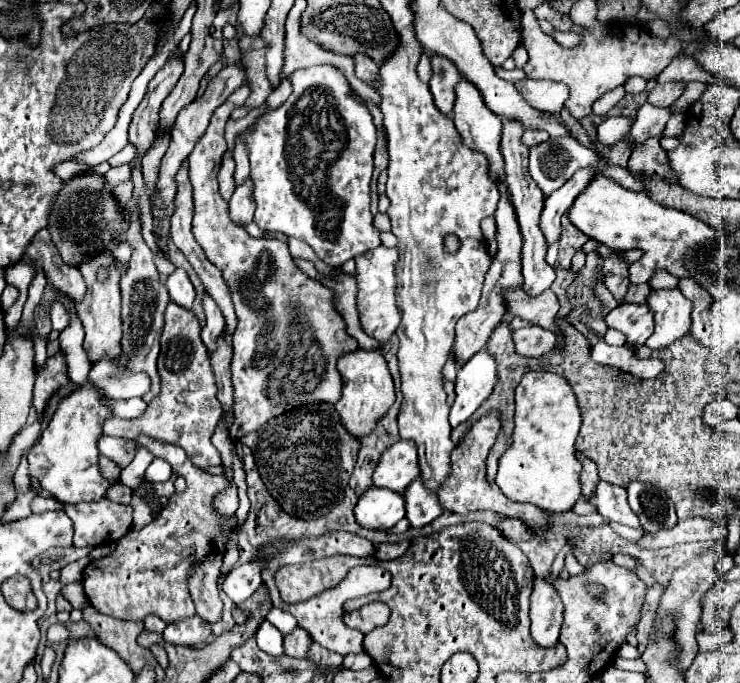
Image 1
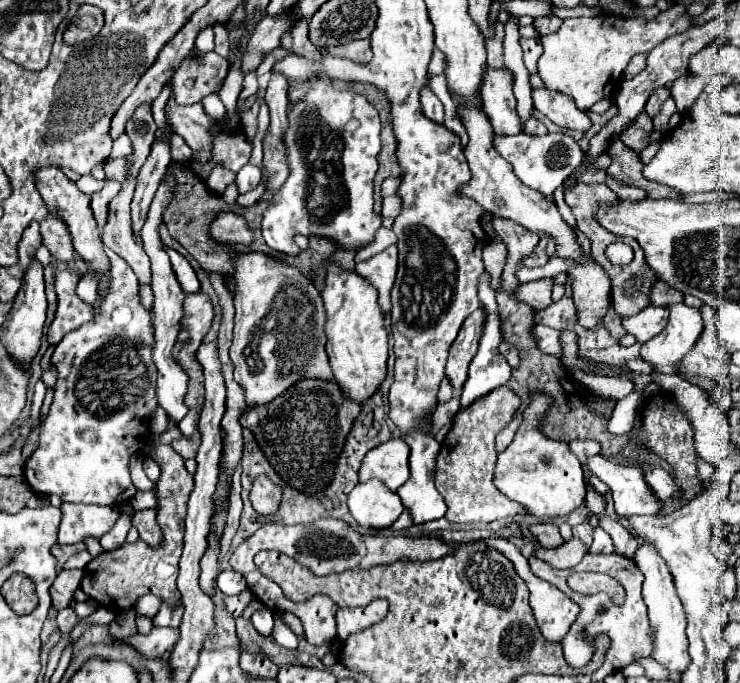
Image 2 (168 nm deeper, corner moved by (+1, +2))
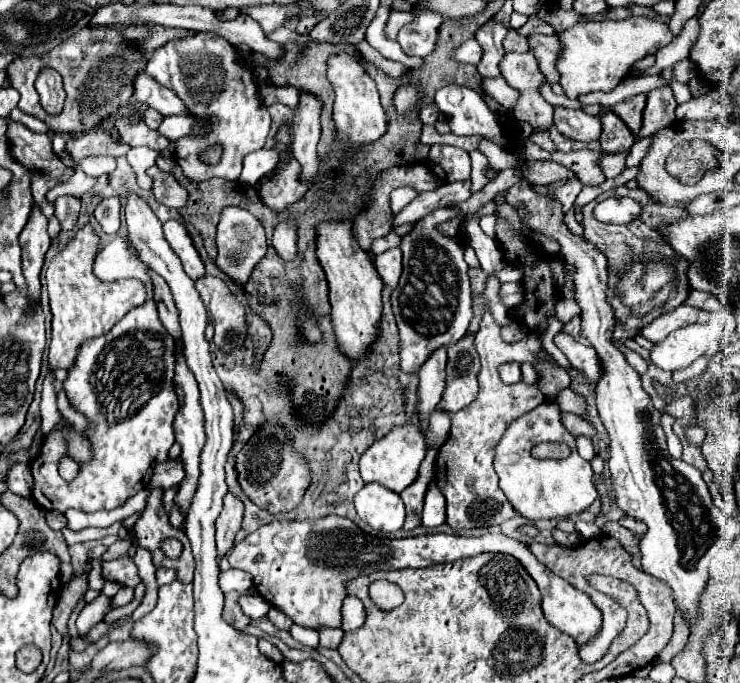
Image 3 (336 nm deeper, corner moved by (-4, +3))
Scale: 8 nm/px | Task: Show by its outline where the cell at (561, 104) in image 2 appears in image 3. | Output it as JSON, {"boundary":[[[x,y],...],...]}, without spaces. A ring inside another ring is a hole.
{"boundary":[[[555,108],[555,126],[557,130],[581,142],[595,142],[601,136],[601,120],[597,116],[585,114],[583,110],[569,110],[569,108]]]}

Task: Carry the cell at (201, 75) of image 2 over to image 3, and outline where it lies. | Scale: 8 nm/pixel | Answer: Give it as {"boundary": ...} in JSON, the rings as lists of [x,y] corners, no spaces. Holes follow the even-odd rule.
{"boundary":[[[195,32],[193,36],[177,38],[177,40],[167,42],[165,46],[157,48],[149,56],[145,72],[151,78],[155,78],[161,86],[171,88],[185,102],[187,114],[191,118],[195,118],[195,126],[191,128],[191,132],[185,134],[185,136],[181,136],[175,142],[175,160],[183,168],[185,176],[191,182],[203,182],[203,180],[209,180],[209,178],[239,180],[243,158],[249,152],[255,152],[255,150],[263,148],[263,144],[267,140],[267,134],[269,134],[271,116],[269,116],[267,108],[263,106],[263,102],[259,98],[259,84],[257,84],[257,80],[253,76],[253,70],[249,66],[241,64],[235,46],[229,44],[223,36],[219,36],[215,32]],[[215,142],[219,142],[223,146],[223,158],[221,158],[221,162],[215,164],[215,166],[207,166],[207,164],[199,162],[199,150],[203,150],[203,146],[213,146]]]}

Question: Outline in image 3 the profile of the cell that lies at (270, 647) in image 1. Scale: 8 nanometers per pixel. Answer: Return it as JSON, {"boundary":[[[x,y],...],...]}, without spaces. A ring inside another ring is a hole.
{"boundary":[[[241,594],[239,596],[239,606],[241,610],[251,618],[251,620],[257,620],[257,618],[265,618],[267,610],[271,608],[271,604],[261,598],[261,596],[251,596],[251,594]]]}

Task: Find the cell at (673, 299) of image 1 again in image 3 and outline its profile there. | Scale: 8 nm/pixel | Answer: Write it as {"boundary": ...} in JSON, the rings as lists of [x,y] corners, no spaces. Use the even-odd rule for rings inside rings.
{"boundary":[[[709,323],[691,324],[683,330],[677,330],[669,338],[665,338],[659,344],[649,342],[647,338],[637,338],[635,342],[641,344],[643,348],[651,350],[651,360],[655,366],[663,370],[681,370],[687,368],[693,360],[701,358],[707,352],[710,338],[716,340],[716,331],[711,328]]]}

